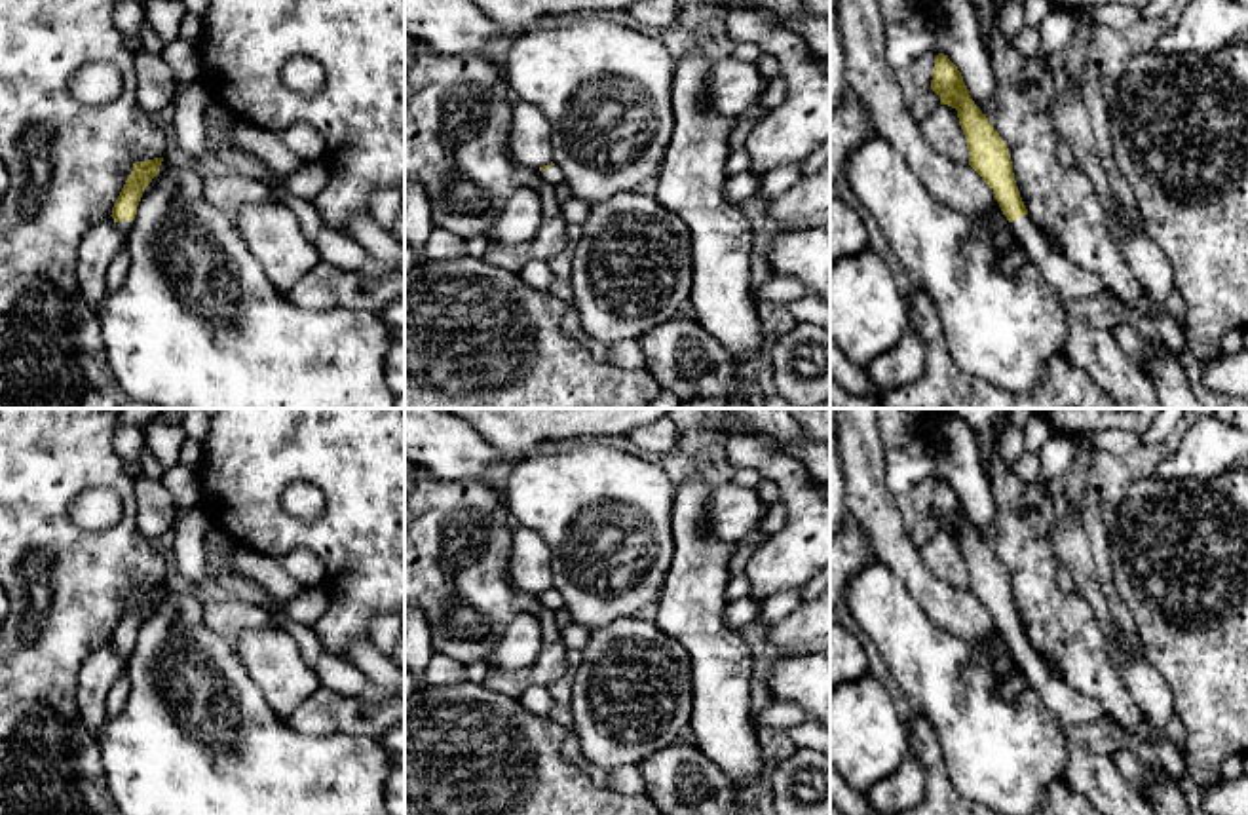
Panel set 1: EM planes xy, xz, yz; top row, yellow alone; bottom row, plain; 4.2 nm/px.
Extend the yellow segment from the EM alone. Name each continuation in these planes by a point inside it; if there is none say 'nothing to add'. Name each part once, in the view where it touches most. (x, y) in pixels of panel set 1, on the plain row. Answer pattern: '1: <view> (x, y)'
1: yz (1072, 707)

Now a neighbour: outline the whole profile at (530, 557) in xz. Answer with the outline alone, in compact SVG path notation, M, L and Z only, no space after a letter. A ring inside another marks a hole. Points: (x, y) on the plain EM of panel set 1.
M515 524L509 578L519 591L532 597L553 587L551 549L539 532Z

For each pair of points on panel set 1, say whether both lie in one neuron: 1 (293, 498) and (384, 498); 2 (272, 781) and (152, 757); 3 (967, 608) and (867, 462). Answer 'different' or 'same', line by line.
1: different
2: same
3: same

